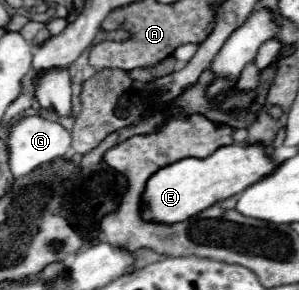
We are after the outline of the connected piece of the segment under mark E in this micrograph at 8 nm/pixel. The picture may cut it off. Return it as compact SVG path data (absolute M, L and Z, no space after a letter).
M261 143L253 145L225 145L207 159L183 159L171 167L159 169L145 187L143 215L159 219L161 223L179 223L211 207L213 203L245 191L249 185L271 175L279 163L267 153Z

